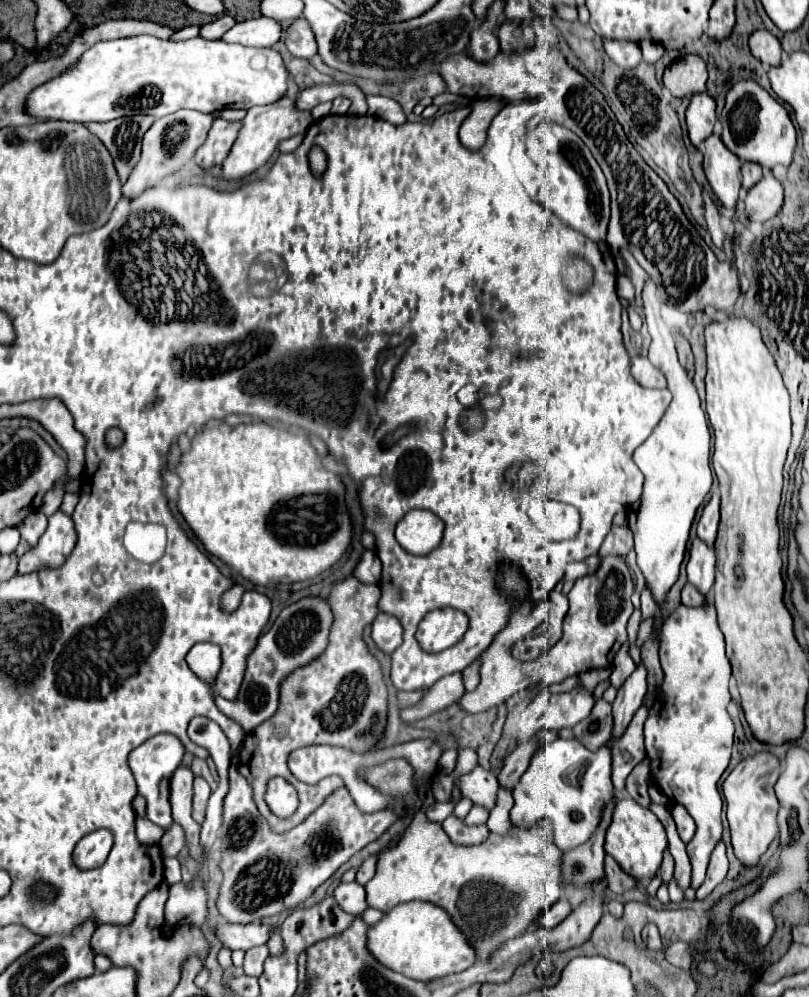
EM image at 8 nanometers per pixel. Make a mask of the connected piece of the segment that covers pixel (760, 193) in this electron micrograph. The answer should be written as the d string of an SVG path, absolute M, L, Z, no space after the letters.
M766 173L746 197L746 215L750 221L768 221L772 219L784 205L784 187L772 175Z

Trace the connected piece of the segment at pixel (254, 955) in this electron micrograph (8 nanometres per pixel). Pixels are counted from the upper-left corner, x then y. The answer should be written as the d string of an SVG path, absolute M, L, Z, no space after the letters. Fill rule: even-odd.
M266 945L246 951L246 959L244 959L244 973L246 973L246 975L260 977L260 975L262 975L262 965L264 965L266 957L268 957L268 947L266 947Z

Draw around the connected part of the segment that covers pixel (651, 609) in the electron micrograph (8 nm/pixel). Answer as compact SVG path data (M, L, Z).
M646 585L644 589L642 589L642 619L646 619L646 617L650 617L650 615L654 615L654 613L658 613L658 605L656 605L656 601L654 601L654 595L652 595L652 591L650 591L650 587Z

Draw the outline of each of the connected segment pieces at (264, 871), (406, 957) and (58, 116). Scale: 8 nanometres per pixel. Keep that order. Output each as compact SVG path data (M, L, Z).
M234 763L230 767L230 791L224 799L224 827L228 827L228 831L226 831L226 837L222 839L222 863L220 863L224 881L220 887L218 909L222 917L230 923L254 923L288 909L296 909L340 865L344 865L354 853L364 849L368 843L376 841L398 819L400 817L392 809L378 811L378 813L362 813L350 799L348 791L342 789L342 791L334 791L334 795L330 795L326 803L318 807L312 815L308 815L306 821L302 821L298 827L286 833L274 833L254 803L254 793L252 793L250 783L242 777L242 773L238 771L238 765Z
M428 901L400 903L388 911L382 921L370 927L368 941L372 955L380 963L418 981L432 981L460 973L478 961L476 949L470 945L466 935L458 931L458 925L454 925L446 909Z
M128 37L128 39L118 39L118 41L102 41L102 43L96 43L94 47L90 47L82 55L82 59L72 67L70 73L64 73L64 75L52 79L50 83L44 83L42 87L36 87L36 91L28 95L26 109L34 117L48 117L48 119L54 119L54 121L74 121L74 123L112 121L112 119L136 115L136 113L164 117L164 115L176 113L180 109L196 109L196 111L202 111L202 113L212 113L212 111L222 111L222 109L244 109L244 111L248 111L250 107L256 107L256 105L272 105L272 103L280 101L288 93L288 81L290 81L290 71L286 69L280 53L274 51L274 49L256 49L256 47L244 47L244 45L238 45L238 43L226 43L222 39L210 41L210 39L202 39L202 37L186 39L186 41L170 41L170 39L158 39L158 37Z

